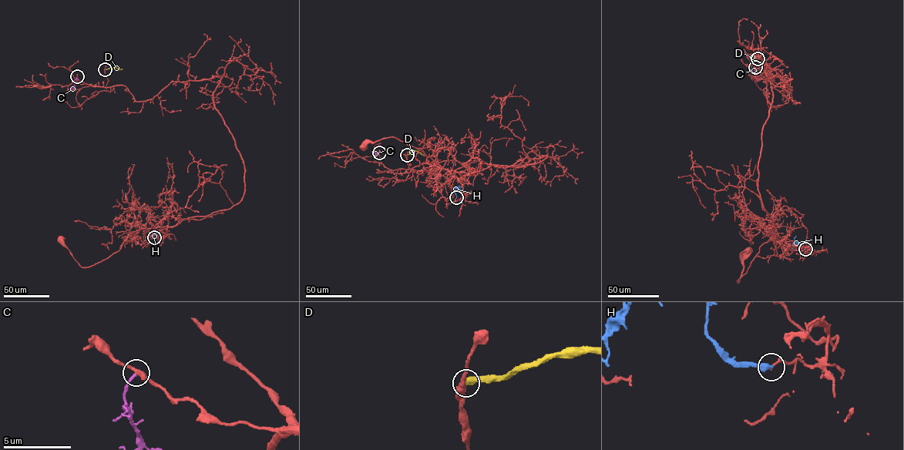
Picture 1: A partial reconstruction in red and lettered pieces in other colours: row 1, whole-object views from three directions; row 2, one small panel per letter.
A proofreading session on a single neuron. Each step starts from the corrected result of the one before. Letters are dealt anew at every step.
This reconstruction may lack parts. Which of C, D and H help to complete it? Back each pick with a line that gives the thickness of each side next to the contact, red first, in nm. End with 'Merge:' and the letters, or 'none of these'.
Merge: none of these

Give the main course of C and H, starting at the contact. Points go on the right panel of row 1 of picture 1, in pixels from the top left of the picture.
C: (755, 67), (757, 78)
H: (805, 249), (794, 240), (796, 236)

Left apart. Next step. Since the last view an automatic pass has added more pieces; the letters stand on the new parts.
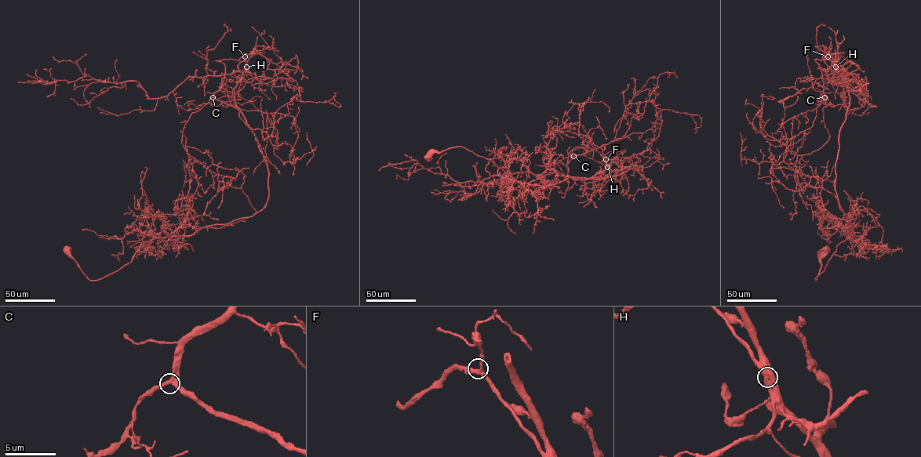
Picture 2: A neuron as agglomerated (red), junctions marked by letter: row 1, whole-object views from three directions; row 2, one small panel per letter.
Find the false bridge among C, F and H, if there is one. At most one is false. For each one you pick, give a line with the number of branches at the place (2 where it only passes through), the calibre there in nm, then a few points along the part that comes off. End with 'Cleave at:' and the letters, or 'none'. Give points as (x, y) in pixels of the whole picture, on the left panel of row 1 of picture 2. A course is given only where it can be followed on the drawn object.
H: Branches: 2. Thickness 700 nm. Course of the part to remove: (246, 67), (242, 56), (220, 60), (224, 77), (213, 96), (264, 131), (283, 165), (312, 151), (307, 132)
Cleave at: H

